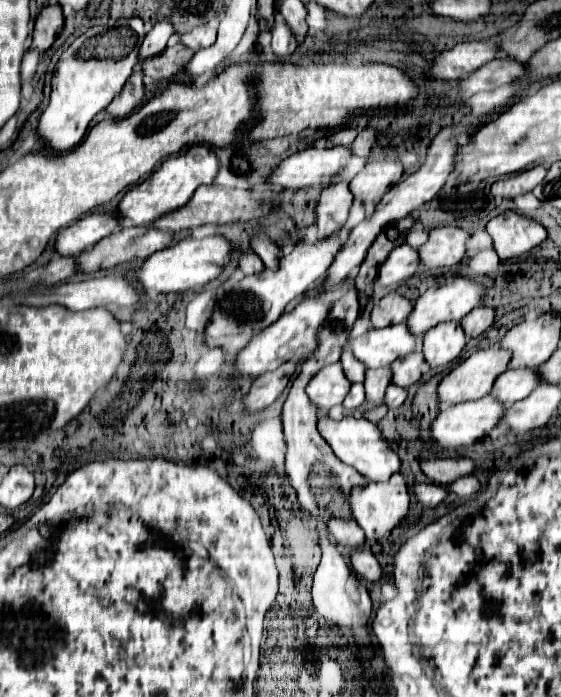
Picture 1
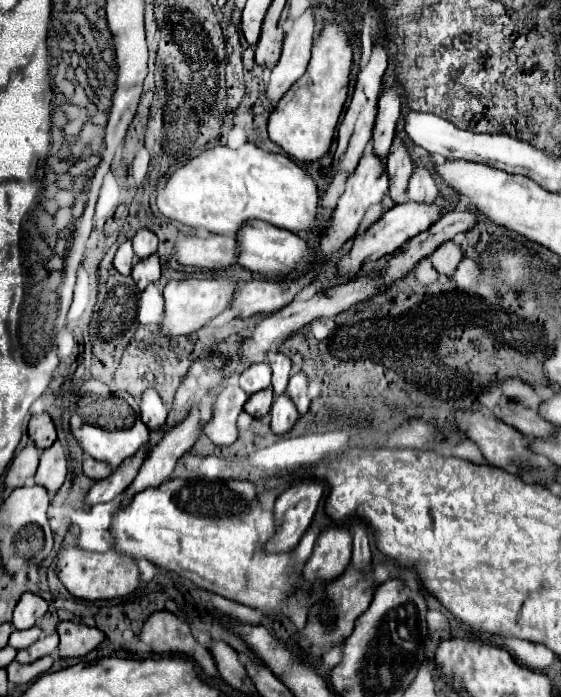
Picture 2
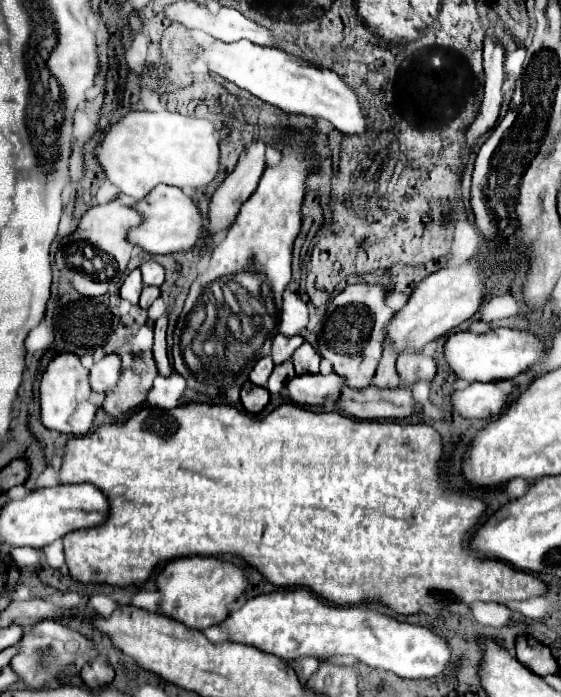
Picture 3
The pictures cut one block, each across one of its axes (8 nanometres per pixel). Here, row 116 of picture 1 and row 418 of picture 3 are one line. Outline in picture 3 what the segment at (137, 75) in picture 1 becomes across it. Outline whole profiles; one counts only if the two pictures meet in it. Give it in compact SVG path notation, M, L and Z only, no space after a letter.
M146 360L146 366L148 370L144 374L136 374L134 368L122 368L116 386L106 392L104 410L114 420L124 420L132 410L146 402L148 390L152 388L152 380L158 376L154 360Z

